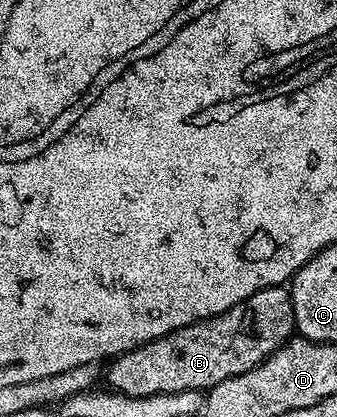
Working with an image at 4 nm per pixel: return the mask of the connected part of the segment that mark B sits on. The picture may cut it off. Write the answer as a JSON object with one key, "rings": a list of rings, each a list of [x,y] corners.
{"rings":[[[272,285],[263,291],[255,291],[255,295],[243,299],[243,303],[235,303],[235,307],[219,315],[208,317],[205,321],[196,321],[187,327],[179,327],[159,339],[112,358],[108,362],[109,369],[107,365],[108,388],[114,393],[122,393],[128,397],[146,397],[196,389],[208,391],[223,383],[223,379],[243,375],[263,363],[280,345],[284,345],[294,336],[296,328],[297,316],[288,288],[285,285]]]}

